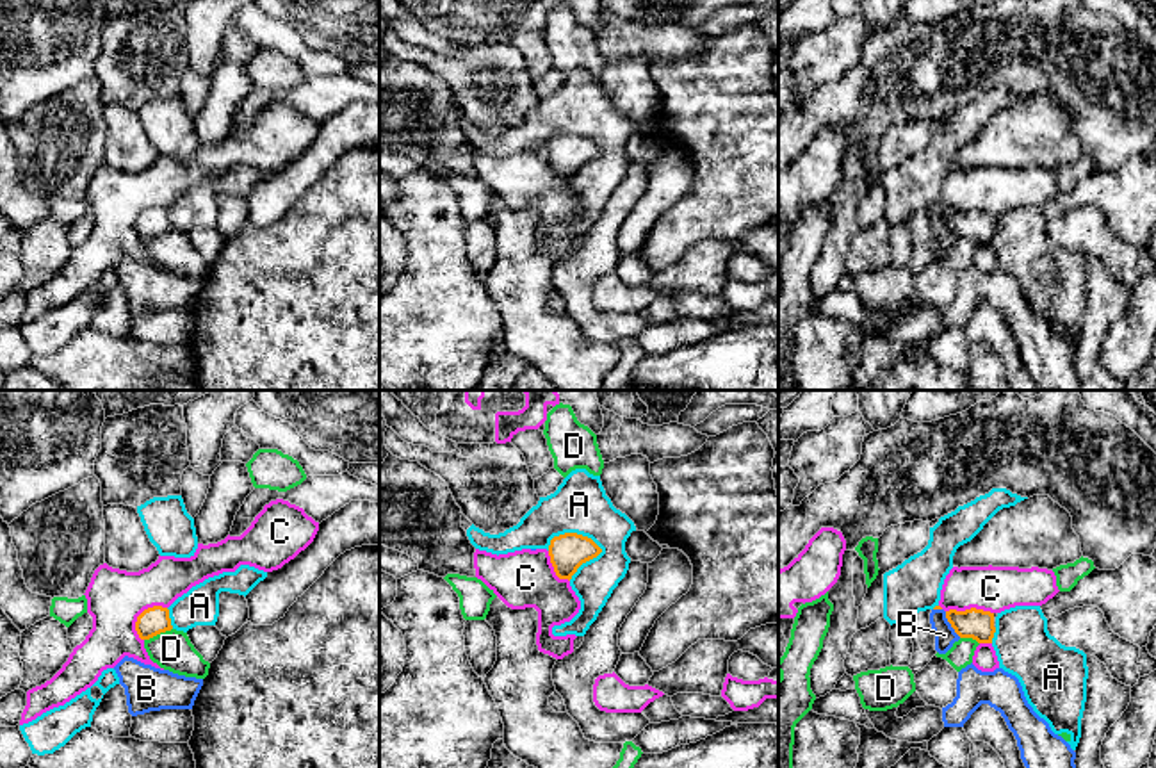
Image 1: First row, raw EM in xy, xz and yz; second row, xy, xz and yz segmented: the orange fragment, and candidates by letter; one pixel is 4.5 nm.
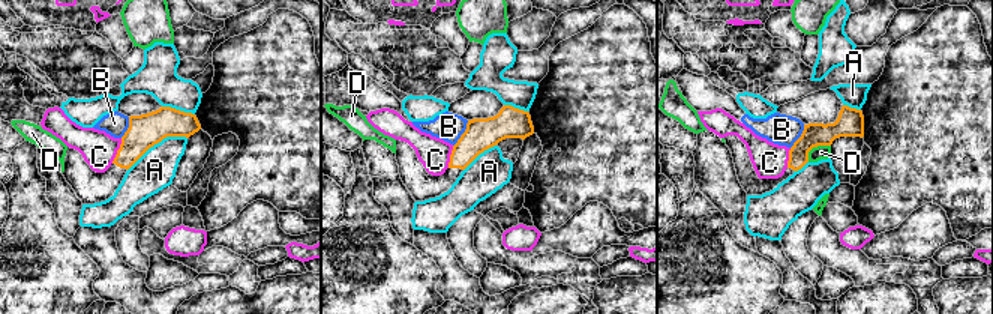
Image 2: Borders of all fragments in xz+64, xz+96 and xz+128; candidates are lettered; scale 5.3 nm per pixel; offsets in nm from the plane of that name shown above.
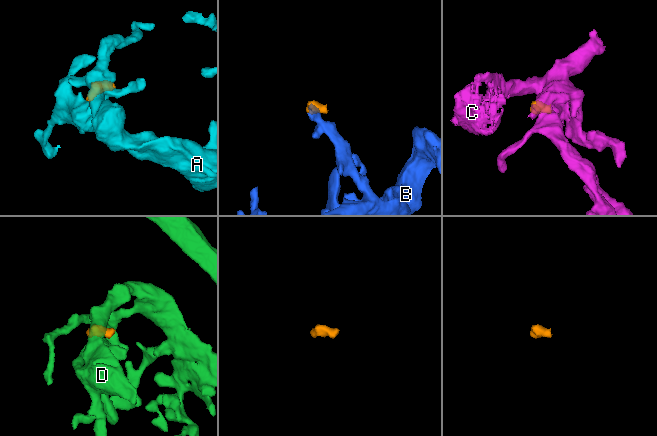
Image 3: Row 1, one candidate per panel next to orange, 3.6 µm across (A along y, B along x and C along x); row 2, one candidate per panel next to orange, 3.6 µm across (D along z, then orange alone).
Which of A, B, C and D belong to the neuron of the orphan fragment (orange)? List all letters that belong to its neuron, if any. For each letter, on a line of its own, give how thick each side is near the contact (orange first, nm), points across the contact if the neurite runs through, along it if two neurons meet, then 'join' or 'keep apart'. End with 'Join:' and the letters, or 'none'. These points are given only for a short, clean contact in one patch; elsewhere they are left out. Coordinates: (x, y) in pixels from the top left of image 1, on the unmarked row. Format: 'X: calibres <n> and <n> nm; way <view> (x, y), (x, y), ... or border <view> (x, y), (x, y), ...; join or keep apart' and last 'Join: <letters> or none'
A: calibres 170 and 260 nm; border xz (576, 132), (588, 138), (601, 152), (586, 161), (569, 180); keep apart
B: calibres 140 and 100 nm; border yz (944, 212), (950, 227), (960, 237); keep apart
C: calibres 130 and 260 nm; border xy (166, 207), (148, 207), (138, 218), (136, 234), (141, 241); keep apart
D: calibres 130 and 180 nm; border xy (171, 228), (145, 241); keep apart
Join: none

